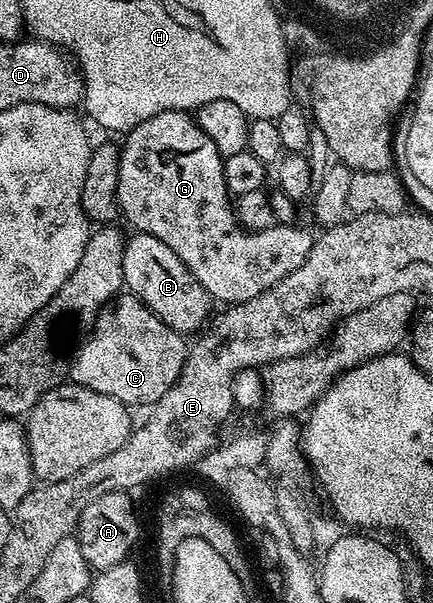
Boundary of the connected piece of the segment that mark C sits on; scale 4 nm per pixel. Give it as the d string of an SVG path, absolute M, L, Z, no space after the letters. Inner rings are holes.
M118 294L101 307L91 331L76 349L71 364L71 380L87 390L107 394L121 404L156 404L179 378L185 365L187 340L182 333L171 330L132 294Z

